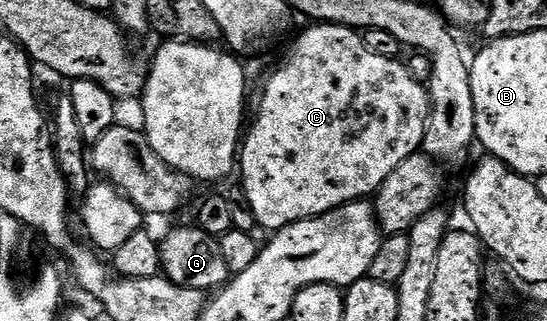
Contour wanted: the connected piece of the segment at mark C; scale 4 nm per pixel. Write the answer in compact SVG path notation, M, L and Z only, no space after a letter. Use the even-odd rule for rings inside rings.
M324 22L314 23L313 28L306 32L301 32L297 36L297 41L293 44L293 49L289 52L289 57L274 70L269 76L269 81L265 84L265 89L261 92L261 101L257 104L257 117L253 120L253 125L248 125L243 136L243 143L239 148L239 176L241 172L241 188L243 199L253 211L253 219L258 225L261 224L268 230L280 230L289 224L294 224L300 220L310 220L316 216L327 214L339 206L349 204L353 200L363 200L372 197L380 188L382 182L391 174L395 163L393 156L393 116L401 112L401 108L409 108L409 144L410 149L420 149L425 133L425 123L429 117L429 93L426 85L421 84L412 76L405 72L401 76L401 60L397 58L383 58L379 54L371 54L365 45L365 37L360 31L348 28L346 24L328 25ZM401 80L409 88L401 88Z

